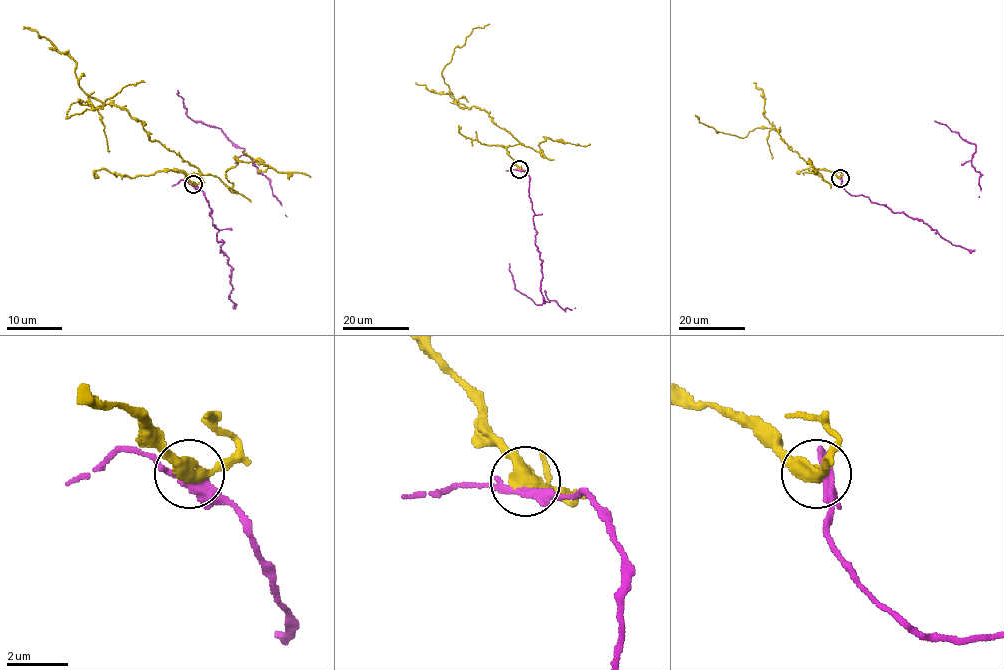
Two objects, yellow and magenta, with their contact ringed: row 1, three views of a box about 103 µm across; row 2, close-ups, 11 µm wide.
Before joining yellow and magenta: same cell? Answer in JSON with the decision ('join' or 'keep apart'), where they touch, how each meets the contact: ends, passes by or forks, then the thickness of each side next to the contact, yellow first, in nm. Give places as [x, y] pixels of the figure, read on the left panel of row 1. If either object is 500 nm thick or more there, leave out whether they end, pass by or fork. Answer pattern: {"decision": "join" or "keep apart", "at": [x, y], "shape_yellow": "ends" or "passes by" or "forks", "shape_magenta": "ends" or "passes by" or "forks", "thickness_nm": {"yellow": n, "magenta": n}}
{"decision": "keep apart", "at": [193, 184], "shape_yellow": "passes by", "shape_magenta": "passes by", "thickness_nm": {"yellow": 360, "magenta": 320}}

